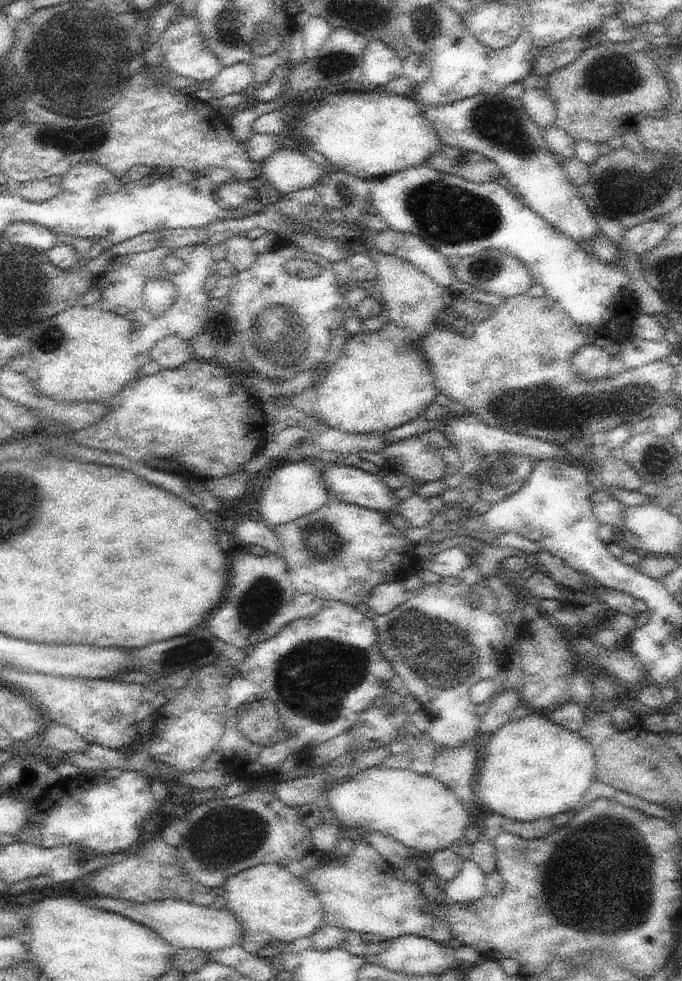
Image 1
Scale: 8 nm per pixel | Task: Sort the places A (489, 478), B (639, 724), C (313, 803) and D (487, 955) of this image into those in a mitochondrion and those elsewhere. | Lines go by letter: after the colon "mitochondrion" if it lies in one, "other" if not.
A: mitochondrion
B: other
C: other
D: other

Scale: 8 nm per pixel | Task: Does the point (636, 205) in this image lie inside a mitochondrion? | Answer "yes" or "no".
yes

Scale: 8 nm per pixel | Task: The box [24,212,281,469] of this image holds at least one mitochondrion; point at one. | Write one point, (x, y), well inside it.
(47, 337)

